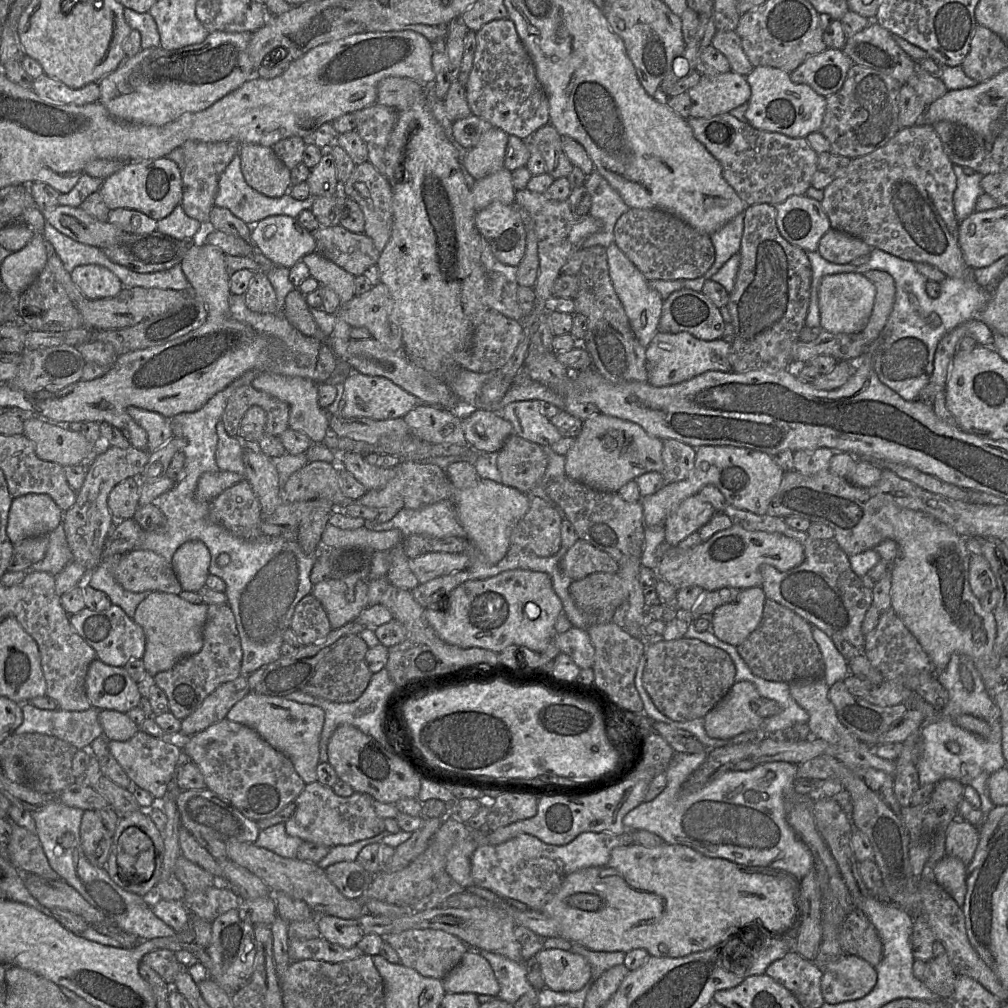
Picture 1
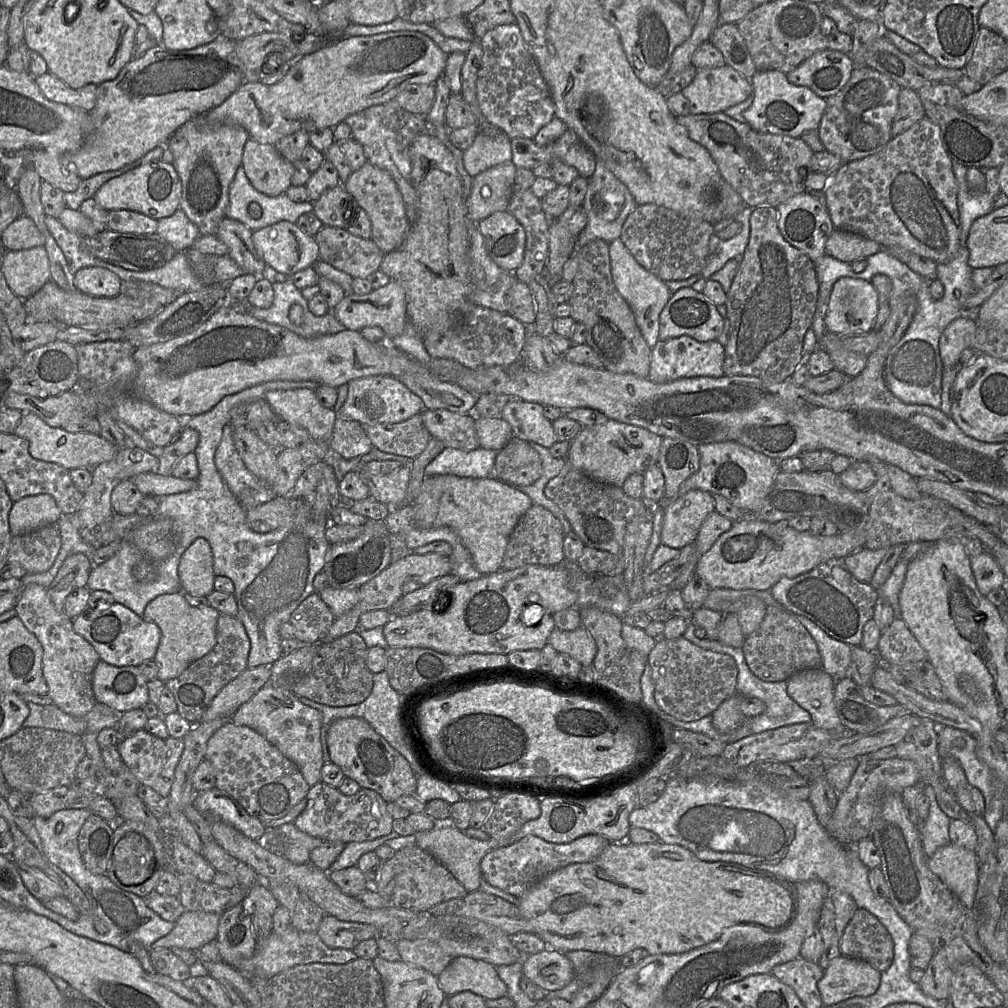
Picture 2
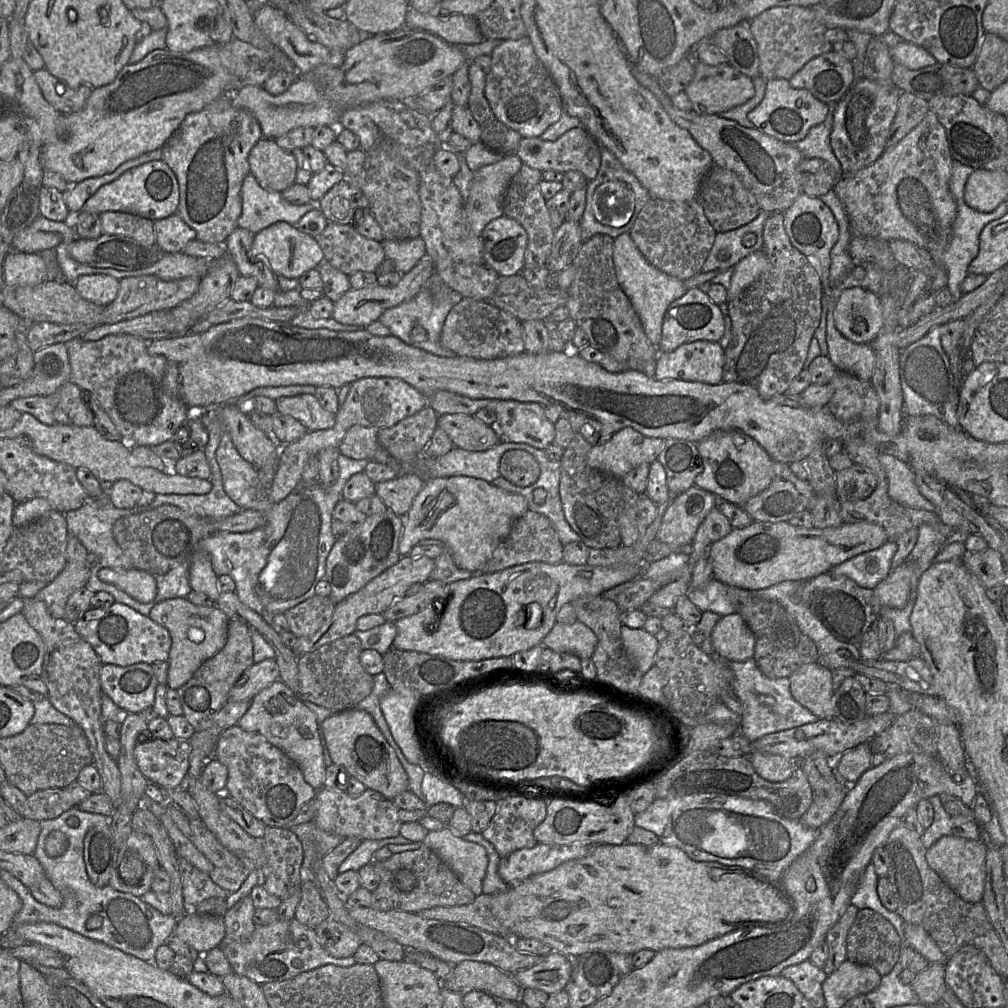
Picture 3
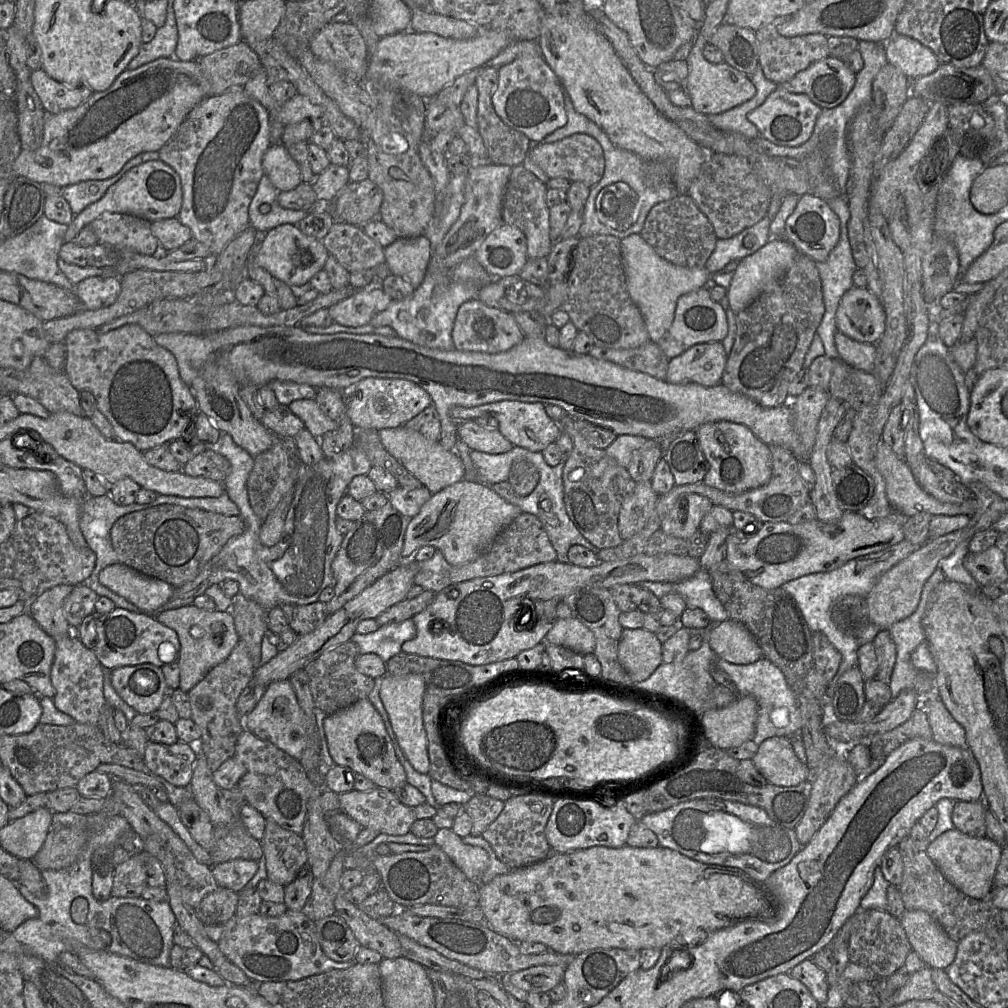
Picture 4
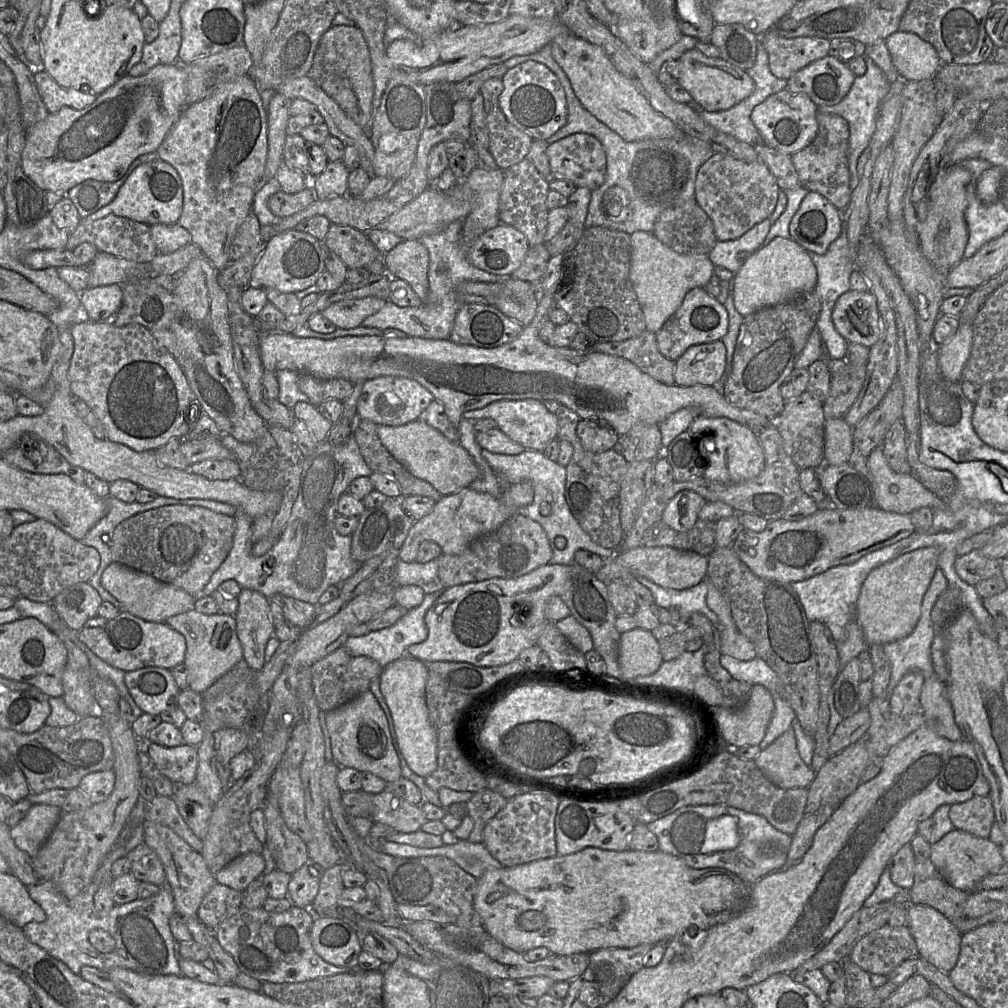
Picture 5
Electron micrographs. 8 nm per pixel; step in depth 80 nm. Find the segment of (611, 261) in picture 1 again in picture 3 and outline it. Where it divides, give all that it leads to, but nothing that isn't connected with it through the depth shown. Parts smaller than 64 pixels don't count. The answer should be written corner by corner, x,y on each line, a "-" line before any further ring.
629,233
614,239
613,264
617,281
636,311
650,342
657,346
661,340
663,318
669,305
687,291
684,281
652,266
640,252

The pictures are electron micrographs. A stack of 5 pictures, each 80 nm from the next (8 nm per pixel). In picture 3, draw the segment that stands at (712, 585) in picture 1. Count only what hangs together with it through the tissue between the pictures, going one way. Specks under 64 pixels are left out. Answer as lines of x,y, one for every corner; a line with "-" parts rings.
754,521
747,527
735,528
709,547
713,578
728,586
746,590
766,589
784,581
804,581
831,571
843,562
865,552
878,549
889,541
886,531
871,522
843,523
833,528
804,528
786,522

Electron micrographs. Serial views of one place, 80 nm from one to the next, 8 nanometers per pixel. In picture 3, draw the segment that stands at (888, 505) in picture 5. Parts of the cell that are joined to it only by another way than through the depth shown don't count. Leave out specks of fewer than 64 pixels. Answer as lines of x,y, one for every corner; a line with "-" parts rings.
879,453
878,458
887,476
892,500
906,507
935,512
934,506
921,495
914,471
907,463
885,453

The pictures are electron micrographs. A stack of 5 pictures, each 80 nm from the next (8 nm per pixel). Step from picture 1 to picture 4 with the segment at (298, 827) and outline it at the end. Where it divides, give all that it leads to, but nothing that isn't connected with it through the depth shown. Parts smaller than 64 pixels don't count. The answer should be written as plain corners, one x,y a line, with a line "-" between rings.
376,786
367,791
351,790
338,797
341,810
362,828
404,835
417,820
413,808
402,804
393,790
383,787

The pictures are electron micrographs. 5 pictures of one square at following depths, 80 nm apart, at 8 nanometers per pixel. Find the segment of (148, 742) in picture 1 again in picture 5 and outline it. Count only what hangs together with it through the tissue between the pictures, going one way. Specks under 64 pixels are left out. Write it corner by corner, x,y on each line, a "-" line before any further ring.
149,743
146,753
156,769
175,784
195,782
198,767
197,748
183,743
176,747
166,747

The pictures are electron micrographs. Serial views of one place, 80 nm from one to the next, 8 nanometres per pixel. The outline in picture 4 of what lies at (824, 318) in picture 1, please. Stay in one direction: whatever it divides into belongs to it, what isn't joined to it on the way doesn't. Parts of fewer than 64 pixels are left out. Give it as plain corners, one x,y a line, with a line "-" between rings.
853,286
843,294
835,321
840,332
861,343
876,344
885,331
881,301
867,287

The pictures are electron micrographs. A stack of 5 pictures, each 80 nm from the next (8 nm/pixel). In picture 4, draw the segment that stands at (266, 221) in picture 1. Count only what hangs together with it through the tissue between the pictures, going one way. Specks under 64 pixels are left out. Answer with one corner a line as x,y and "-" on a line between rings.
283,224
270,229
264,235
253,262
289,287
304,285
319,271
323,270
328,252
321,240
303,234
296,225

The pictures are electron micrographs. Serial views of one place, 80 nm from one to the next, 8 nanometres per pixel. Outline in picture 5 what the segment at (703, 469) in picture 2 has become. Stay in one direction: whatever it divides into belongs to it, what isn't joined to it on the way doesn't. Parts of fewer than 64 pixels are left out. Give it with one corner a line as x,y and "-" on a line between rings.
700,415
690,424
688,431
698,435
698,442
706,452
708,468
704,478
721,483
741,483
757,477
765,467
765,454
758,432
726,417

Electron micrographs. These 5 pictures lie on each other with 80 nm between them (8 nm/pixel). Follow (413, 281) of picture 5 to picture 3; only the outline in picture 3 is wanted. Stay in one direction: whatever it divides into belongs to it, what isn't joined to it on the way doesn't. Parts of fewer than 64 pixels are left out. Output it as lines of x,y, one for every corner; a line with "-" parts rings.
422,238
405,240
384,240
381,242
385,258
393,262
395,271
409,272
426,254
426,245

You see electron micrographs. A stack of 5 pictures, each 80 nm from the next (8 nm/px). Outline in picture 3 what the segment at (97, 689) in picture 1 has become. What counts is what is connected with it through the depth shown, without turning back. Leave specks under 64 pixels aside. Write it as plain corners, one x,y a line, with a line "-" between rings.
147,663
129,666
103,664
100,683
102,693
129,713
139,713
153,707
159,684
151,665

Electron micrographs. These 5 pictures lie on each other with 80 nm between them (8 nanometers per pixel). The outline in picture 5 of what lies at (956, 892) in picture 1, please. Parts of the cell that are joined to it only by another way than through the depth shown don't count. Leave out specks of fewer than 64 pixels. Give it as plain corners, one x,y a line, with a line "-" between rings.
953,829
931,845
930,860
950,885
967,893
976,891
979,882
1004,863
998,847
989,838
958,829

